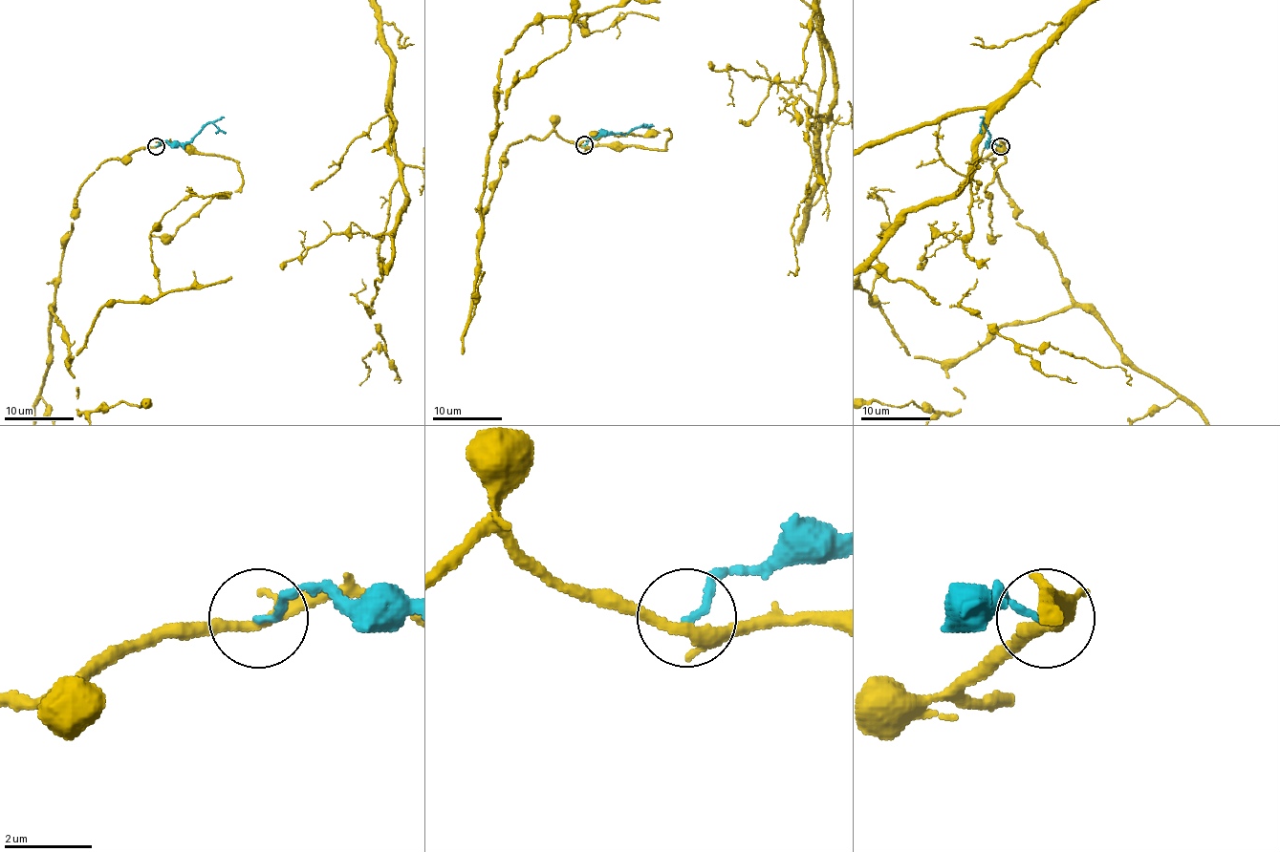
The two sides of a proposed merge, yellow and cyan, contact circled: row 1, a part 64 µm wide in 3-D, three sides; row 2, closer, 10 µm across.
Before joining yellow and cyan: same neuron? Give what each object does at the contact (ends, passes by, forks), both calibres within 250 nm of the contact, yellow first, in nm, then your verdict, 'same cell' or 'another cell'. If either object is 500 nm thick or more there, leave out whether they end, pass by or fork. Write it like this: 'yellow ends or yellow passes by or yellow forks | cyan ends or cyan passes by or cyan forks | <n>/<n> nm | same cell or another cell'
yellow forks | cyan ends | 220/150 nm | same cell

